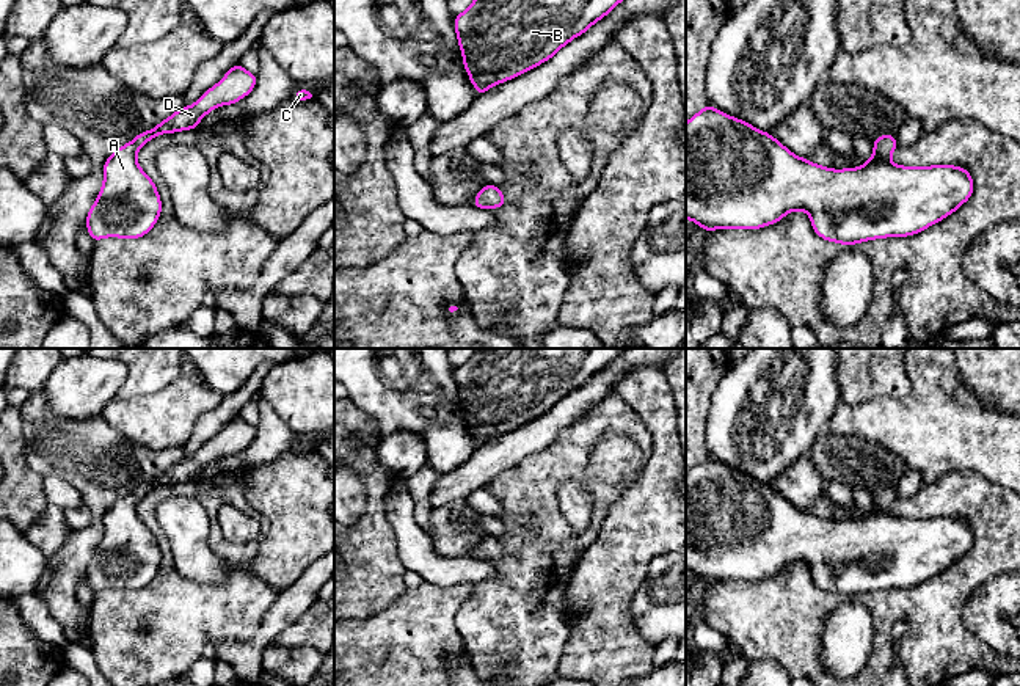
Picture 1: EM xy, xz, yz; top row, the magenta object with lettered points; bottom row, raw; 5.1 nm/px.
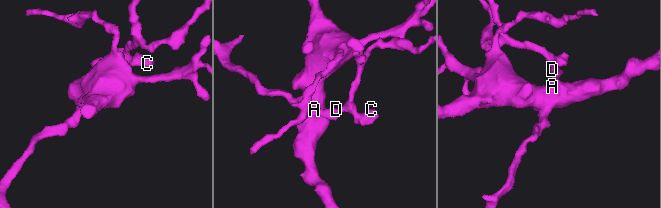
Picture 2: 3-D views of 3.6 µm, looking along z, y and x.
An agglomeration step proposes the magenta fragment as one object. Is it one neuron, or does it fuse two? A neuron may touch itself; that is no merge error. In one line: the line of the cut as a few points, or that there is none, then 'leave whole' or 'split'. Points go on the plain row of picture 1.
no cut | leave whole

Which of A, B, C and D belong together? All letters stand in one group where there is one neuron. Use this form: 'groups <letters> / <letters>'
groups A B C D

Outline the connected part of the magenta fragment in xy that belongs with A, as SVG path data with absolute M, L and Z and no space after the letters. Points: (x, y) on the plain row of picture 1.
M239 414L226 427L207 441L193 457L182 458L152 482L144 482L130 494L119 498L104 515L104 535L86 568L86 579L93 593L105 589L138 590L146 587L157 575L162 564L162 551L154 532L140 520L137 505L141 498L162 485L198 480L198 474L220 457L231 457L248 447L256 438L257 429Z

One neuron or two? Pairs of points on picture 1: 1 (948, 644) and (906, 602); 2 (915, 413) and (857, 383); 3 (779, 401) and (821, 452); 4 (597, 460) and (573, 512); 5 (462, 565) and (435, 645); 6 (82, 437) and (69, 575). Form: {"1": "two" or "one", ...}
{"1": "one", "2": "two", "3": "two", "4": "two", "5": "two", "6": "one"}

